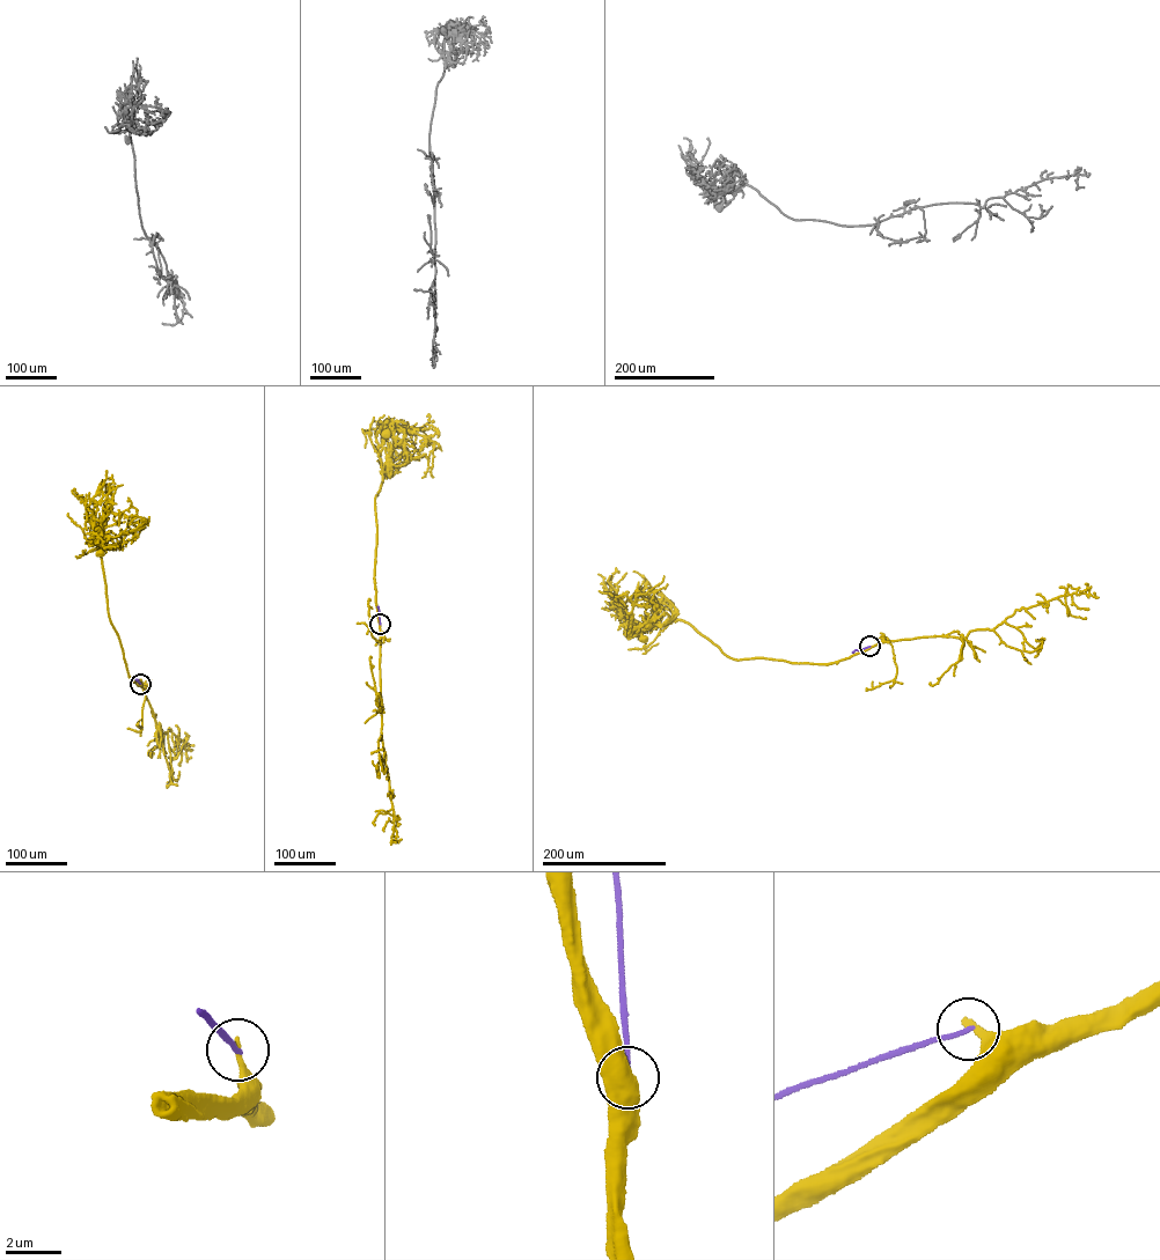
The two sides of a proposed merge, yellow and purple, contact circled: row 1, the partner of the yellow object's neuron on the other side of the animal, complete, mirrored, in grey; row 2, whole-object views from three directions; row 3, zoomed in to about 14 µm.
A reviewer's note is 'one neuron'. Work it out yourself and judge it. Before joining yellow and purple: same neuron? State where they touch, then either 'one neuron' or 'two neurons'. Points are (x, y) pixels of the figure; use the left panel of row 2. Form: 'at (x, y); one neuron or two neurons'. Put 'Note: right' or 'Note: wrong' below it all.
at (140, 684); two neurons
Note: wrong

